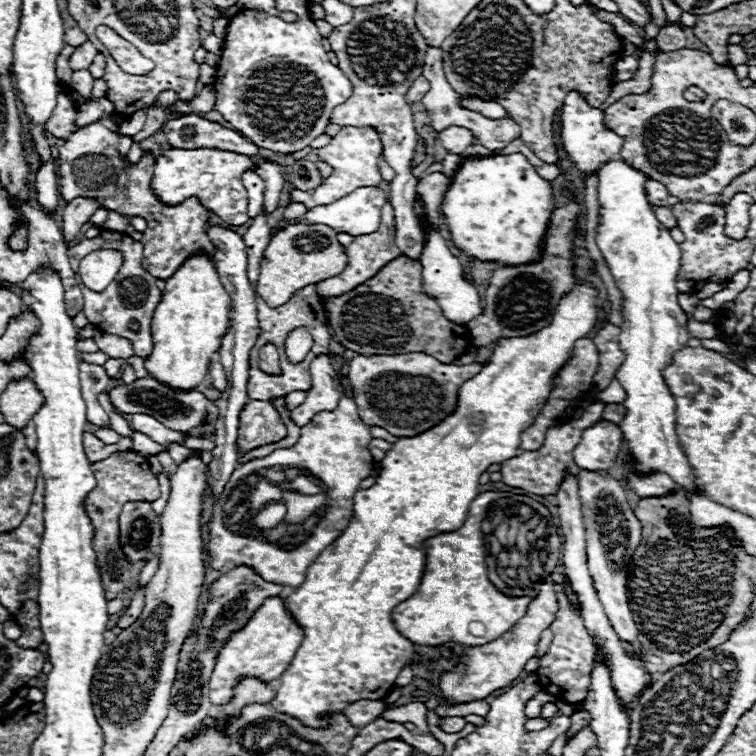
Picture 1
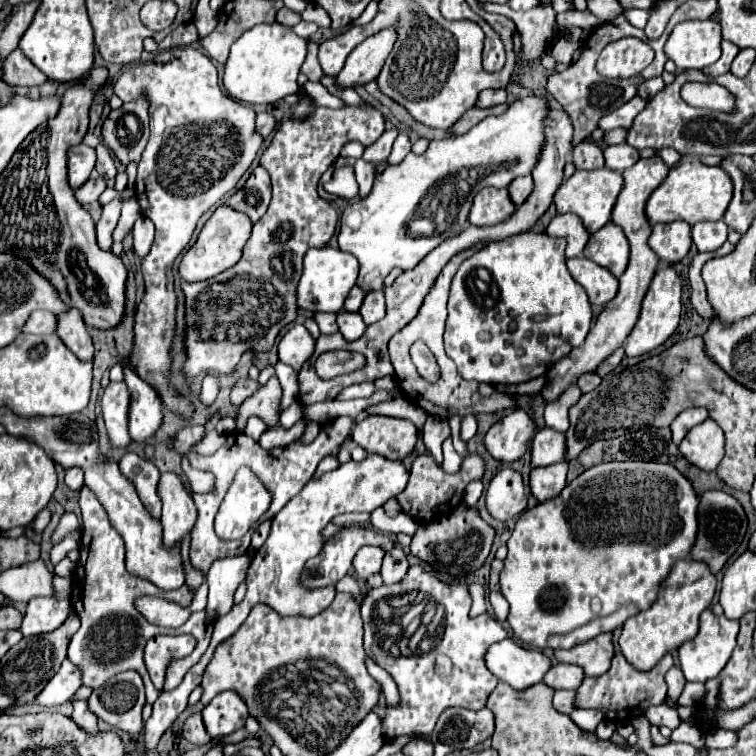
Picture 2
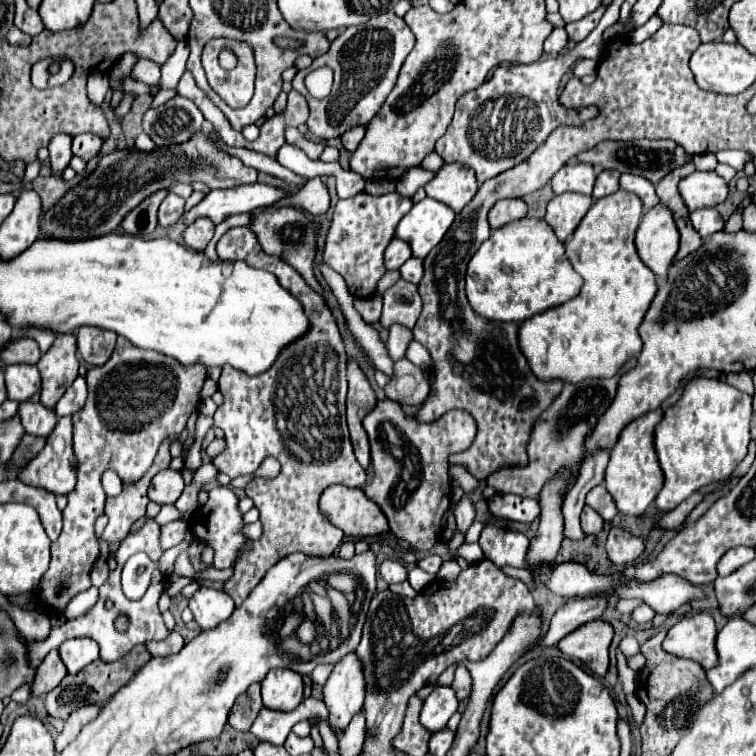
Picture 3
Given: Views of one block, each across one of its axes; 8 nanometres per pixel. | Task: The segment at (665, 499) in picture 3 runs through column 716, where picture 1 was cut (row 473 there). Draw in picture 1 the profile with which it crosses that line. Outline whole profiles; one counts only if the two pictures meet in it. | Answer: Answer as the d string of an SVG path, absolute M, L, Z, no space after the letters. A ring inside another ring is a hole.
M578 284L562 298L550 326L526 338L498 340L488 364L460 388L454 414L424 434L400 438L382 458L376 484L368 490L358 490L354 496L354 518L350 526L314 560L304 584L284 598L284 606L304 630L304 640L278 680L276 696L270 702L274 710L292 714L304 726L326 728L326 714L342 712L348 704L364 698L384 700L384 694L394 688L400 670L412 662L414 644L396 630L392 610L408 600L420 584L426 562L424 550L420 550L422 542L442 532L454 532L464 524L470 502L480 494L480 474L490 464L500 464L516 454L522 430L534 422L550 396L552 376L568 362L574 342L590 334L594 320L596 290L588 284Z

